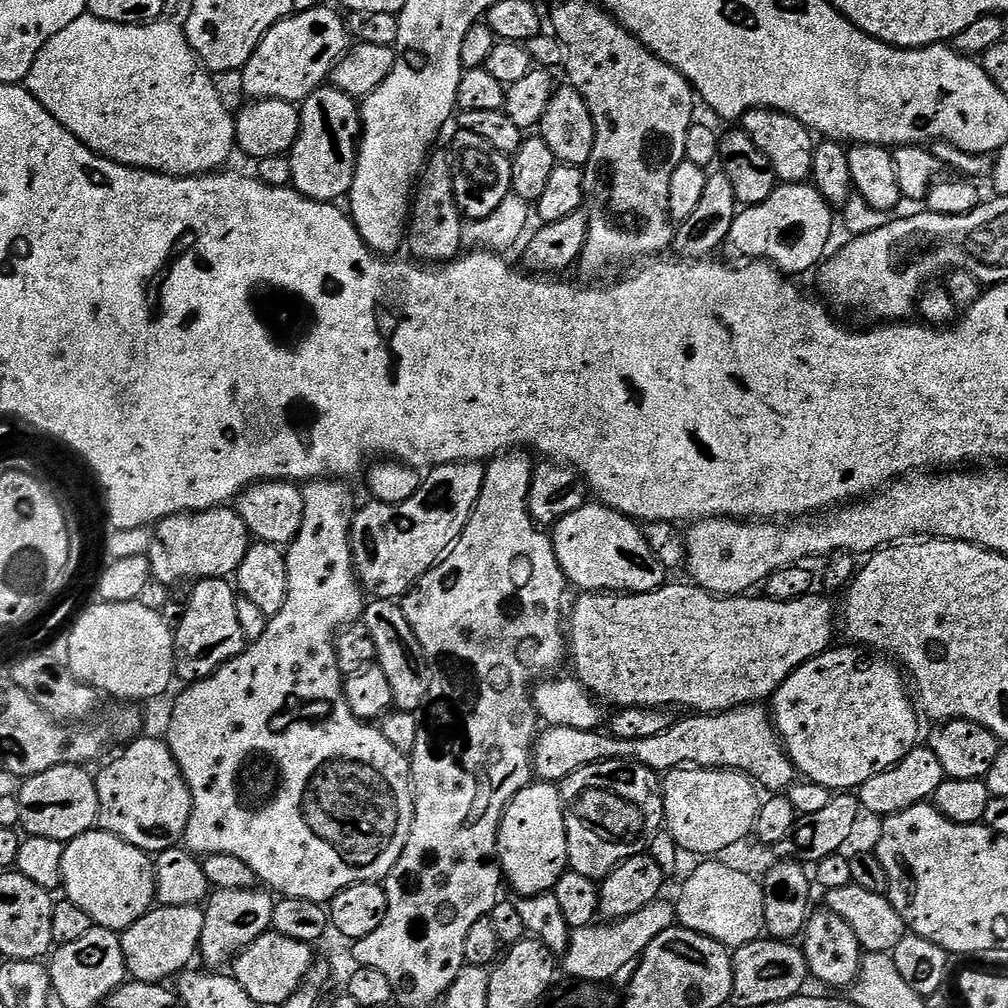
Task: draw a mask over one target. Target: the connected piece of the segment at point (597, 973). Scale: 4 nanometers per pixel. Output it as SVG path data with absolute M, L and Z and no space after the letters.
M657 898L654 903L647 904L626 919L573 928L570 946L562 956L565 975L571 979L605 983L611 981L610 978L618 975L625 967L625 970L631 967L658 934L675 925L676 905L671 899L664 899Z

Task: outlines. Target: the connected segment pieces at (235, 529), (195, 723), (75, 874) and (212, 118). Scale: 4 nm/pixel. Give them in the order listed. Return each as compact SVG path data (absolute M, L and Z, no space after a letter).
M235 507L211 508L205 512L183 512L177 516L167 516L155 525L152 545L148 551L148 561L152 567L152 580L160 584L176 584L179 580L222 580L231 577L238 570L242 558L246 558L250 547L247 526L236 513Z
M335 478L309 480L303 485L302 530L298 530L291 544L287 545L284 557L288 571L288 593L282 610L277 616L269 619L262 638L251 641L242 654L222 665L213 676L189 683L185 687L188 689L177 698L176 705L172 708L172 721L168 724L168 736L166 735L168 748L174 754L176 765L180 768L192 795L192 813L183 838L188 851L200 858L214 854L234 854L234 858L246 862L246 866L254 870L257 881L273 893L284 898L309 900L315 904L332 901L343 888L348 888L352 884L375 884L387 880L390 870L394 870L410 838L416 805L409 757L394 750L394 746L386 742L379 727L359 720L352 713L348 699L344 696L345 677L341 676L338 670L334 637L338 630L359 621L366 607L366 596L360 587L360 581L356 578L356 569L352 563L350 533L354 507L352 508L352 492L348 486L347 483Z
M103 830L67 841L62 854L62 892L90 914L93 925L117 934L146 915L156 898L156 865L149 853Z
M86 14L82 18L70 22L70 26L66 26L66 30L58 30L58 34L54 34L54 38L50 38L46 42L46 46L42 46L38 58L34 58L34 66L30 66L26 87L28 93L62 127L70 130L70 134L74 134L74 138L78 138L91 152L97 152L99 156L131 168L145 168L147 172L161 172L167 176L207 176L210 172L223 169L227 165L224 163L231 158L232 152L237 151L236 117L231 111L228 113L228 108L224 105L224 100L220 97L220 92L212 80L215 80L213 73L209 72L194 54L183 27L179 23L171 24L168 18L161 18L152 21L151 24L115 24Z

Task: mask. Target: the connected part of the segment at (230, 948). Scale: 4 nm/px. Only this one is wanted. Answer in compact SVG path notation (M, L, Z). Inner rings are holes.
M259 887L246 890L216 890L209 895L204 908L202 922L202 938L200 939L199 955L204 956L205 965L227 965L246 946L254 942L263 932L272 928L272 915L276 900L273 893Z

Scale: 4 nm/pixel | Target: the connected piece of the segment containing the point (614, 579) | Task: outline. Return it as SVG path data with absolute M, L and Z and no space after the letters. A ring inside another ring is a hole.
M586 502L578 510L566 514L557 524L551 525L550 539L558 566L564 572L564 579L584 594L635 594L653 592L664 587L666 569L664 563L650 550L641 525L628 516L608 508L599 502Z

